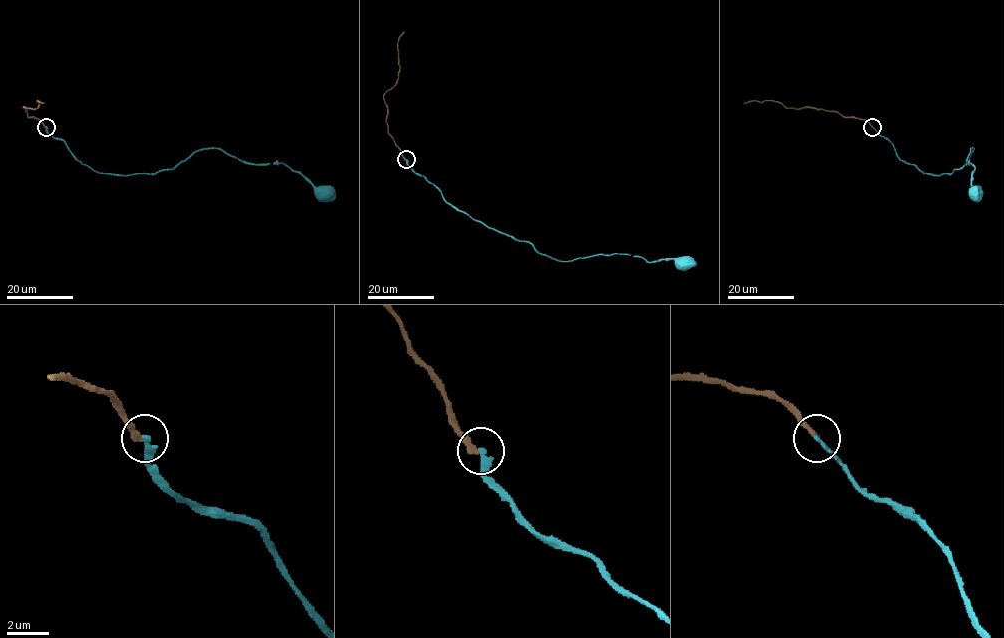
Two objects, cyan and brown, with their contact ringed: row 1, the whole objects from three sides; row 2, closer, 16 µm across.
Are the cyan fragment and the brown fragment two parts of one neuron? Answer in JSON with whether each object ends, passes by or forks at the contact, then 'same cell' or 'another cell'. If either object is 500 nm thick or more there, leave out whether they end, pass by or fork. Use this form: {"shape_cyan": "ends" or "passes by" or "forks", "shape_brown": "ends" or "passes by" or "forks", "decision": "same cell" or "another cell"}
{"shape_cyan": "ends", "shape_brown": "ends", "decision": "another cell"}

